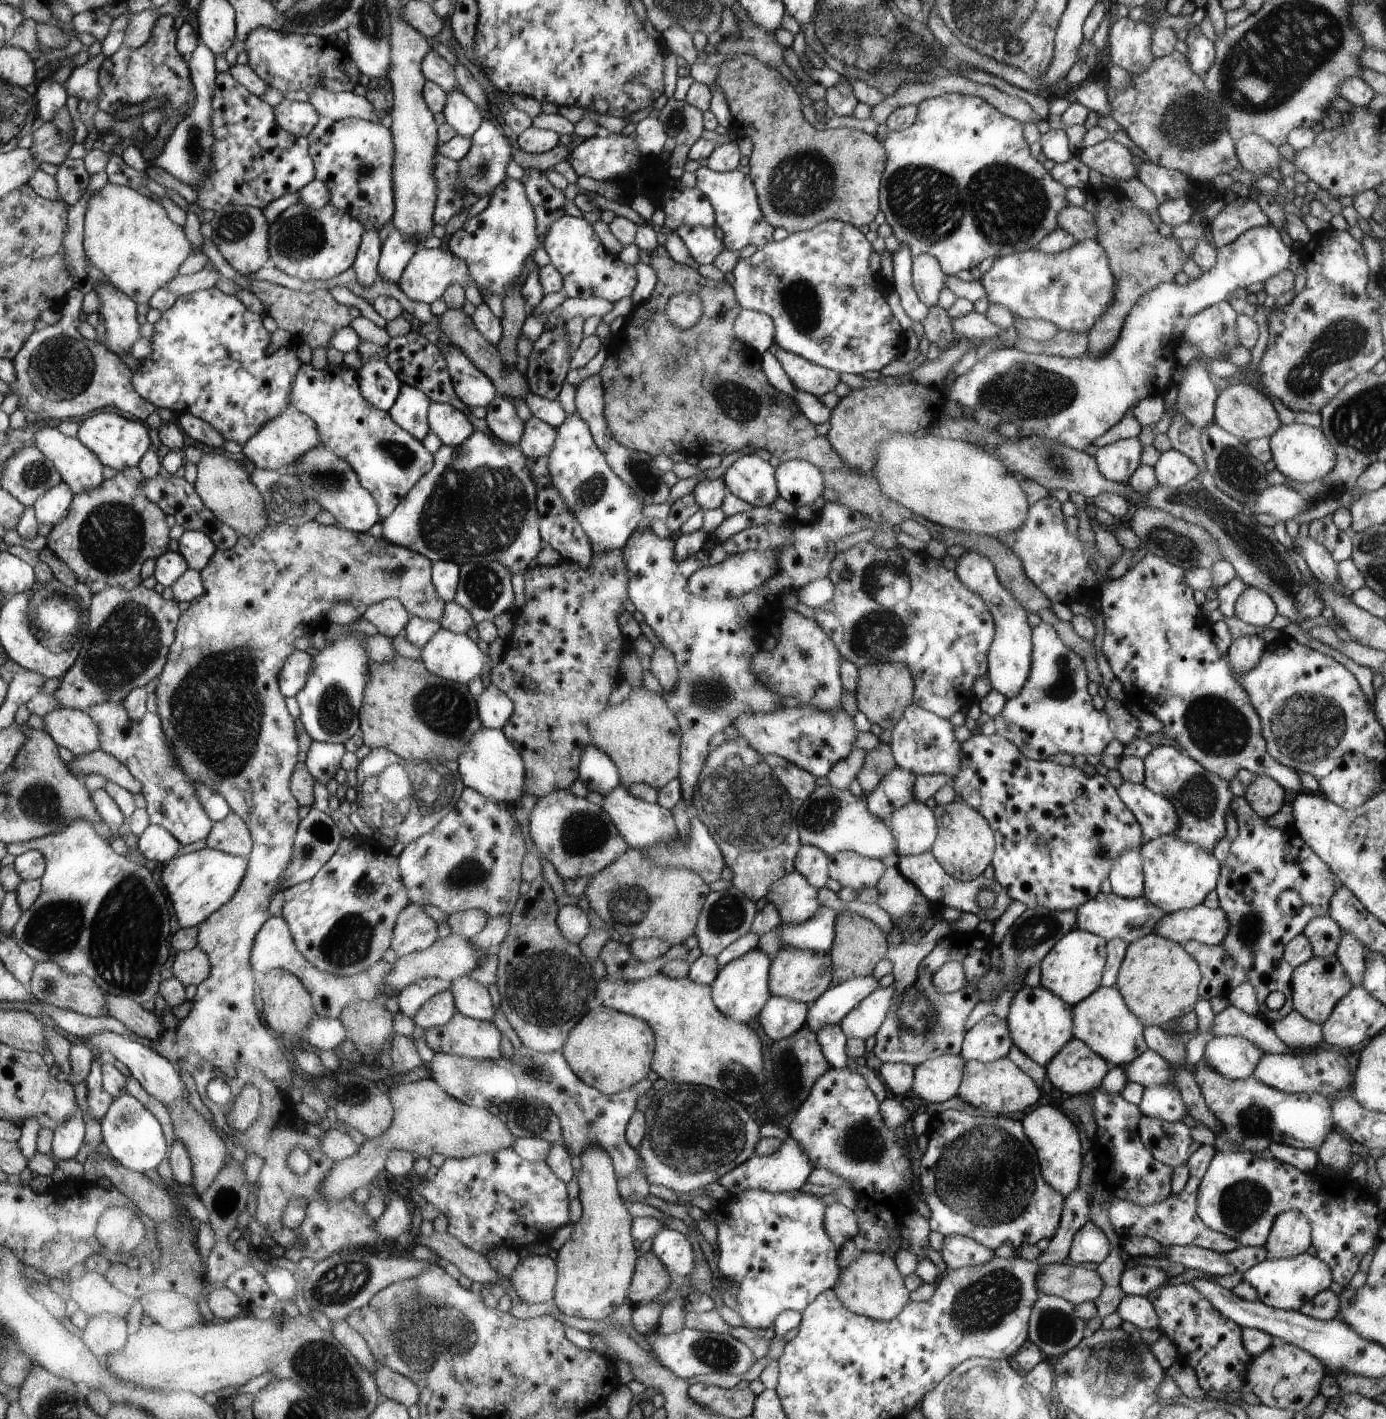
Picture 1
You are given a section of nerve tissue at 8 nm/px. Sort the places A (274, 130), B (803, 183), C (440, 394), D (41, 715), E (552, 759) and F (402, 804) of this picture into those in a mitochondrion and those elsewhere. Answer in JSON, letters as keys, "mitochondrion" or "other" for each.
{"A":"other","B":"mitochondrion","C":"other","D":"other","E":"mitochondrion","F":"mitochondrion"}

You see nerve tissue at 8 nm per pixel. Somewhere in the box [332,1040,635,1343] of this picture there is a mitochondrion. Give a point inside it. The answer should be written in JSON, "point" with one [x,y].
{"point":[531,1117]}

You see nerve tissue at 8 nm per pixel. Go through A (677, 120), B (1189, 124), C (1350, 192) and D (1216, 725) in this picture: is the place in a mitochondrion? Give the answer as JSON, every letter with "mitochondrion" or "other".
{"A":"mitochondrion","B":"mitochondrion","C":"other","D":"mitochondrion"}

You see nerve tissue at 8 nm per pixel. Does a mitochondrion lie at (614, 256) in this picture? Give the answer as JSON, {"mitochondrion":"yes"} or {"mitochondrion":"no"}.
{"mitochondrion":"no"}

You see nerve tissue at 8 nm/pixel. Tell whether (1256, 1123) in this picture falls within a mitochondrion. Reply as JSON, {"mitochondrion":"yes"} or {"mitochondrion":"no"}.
{"mitochondrion":"yes"}

